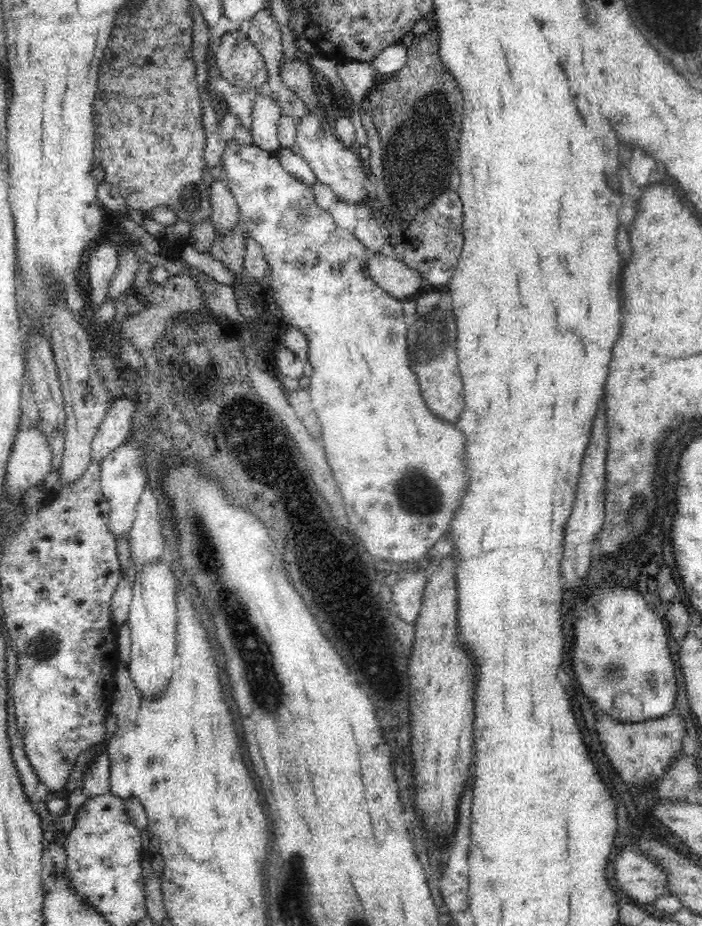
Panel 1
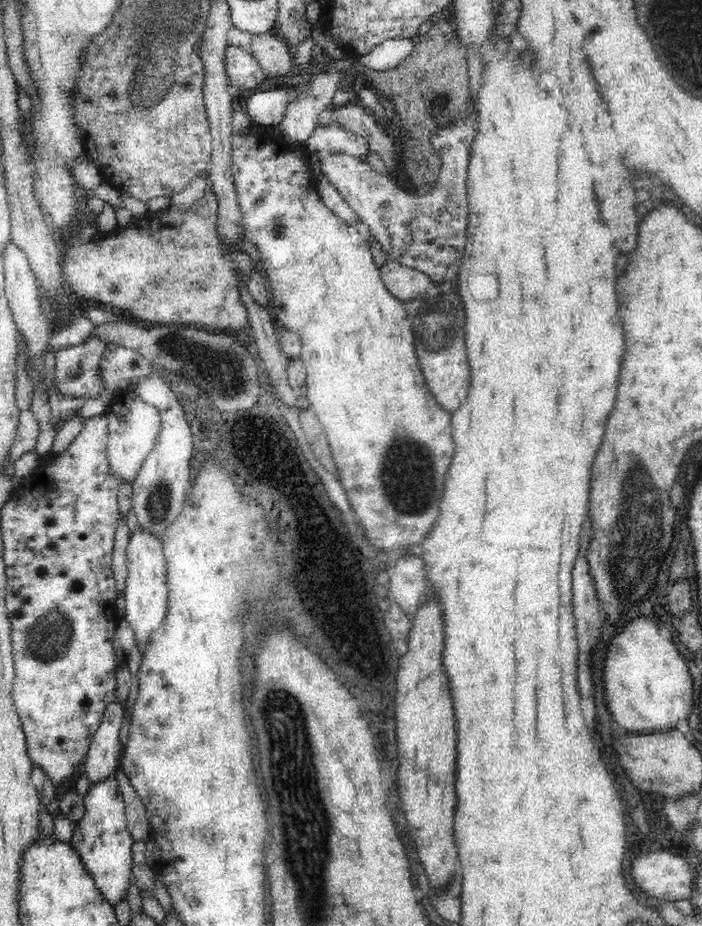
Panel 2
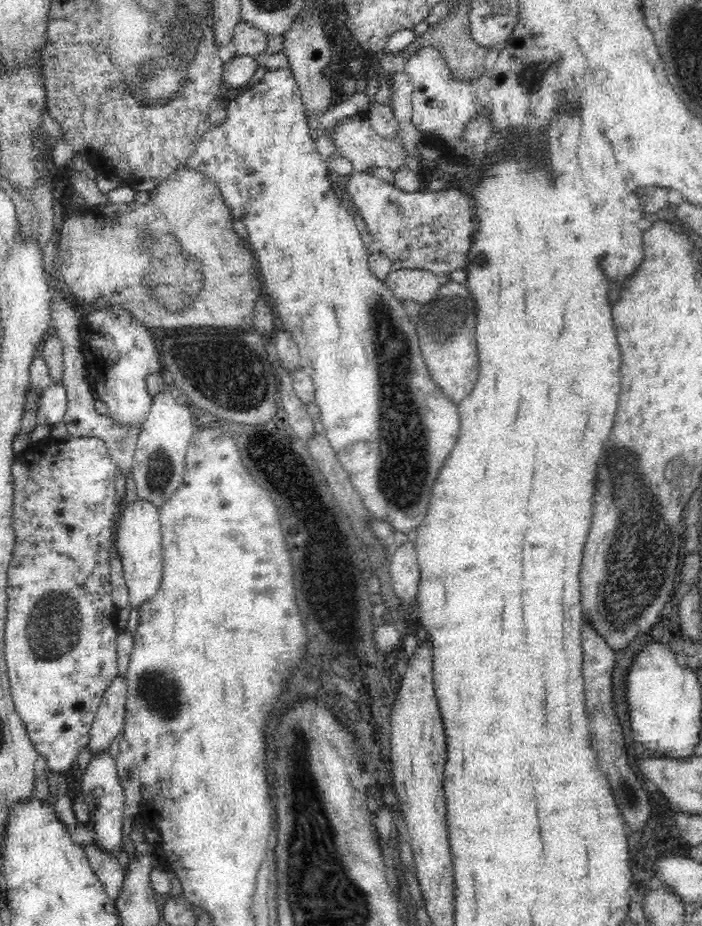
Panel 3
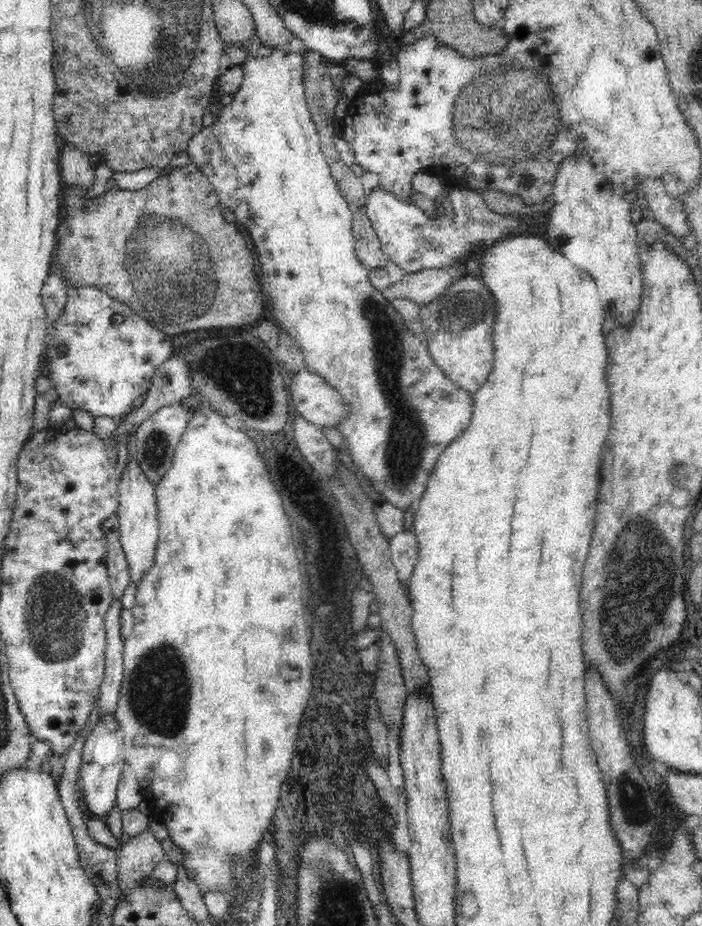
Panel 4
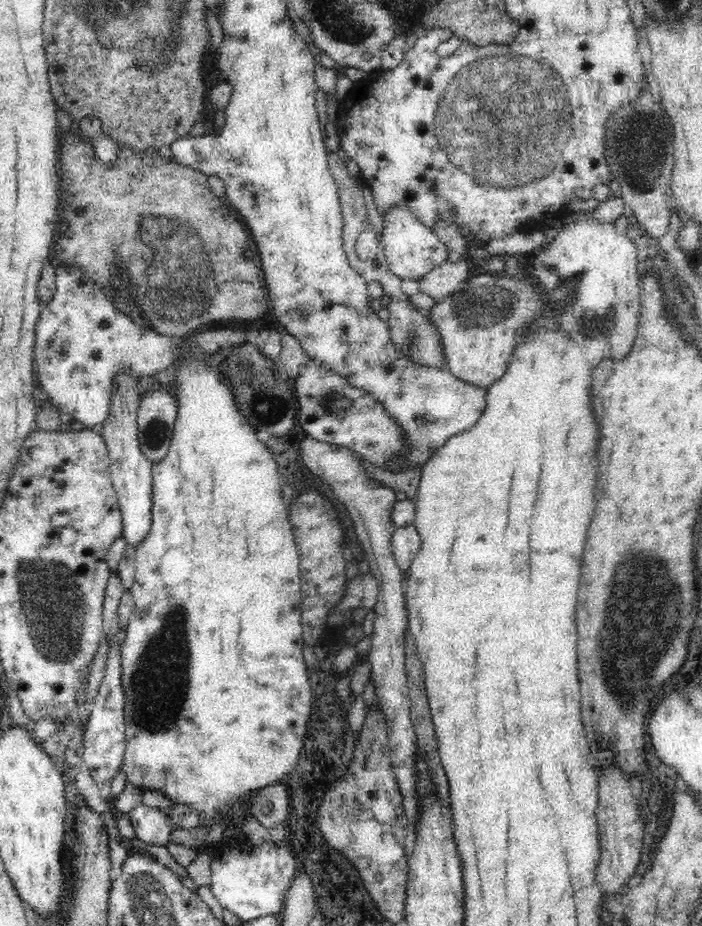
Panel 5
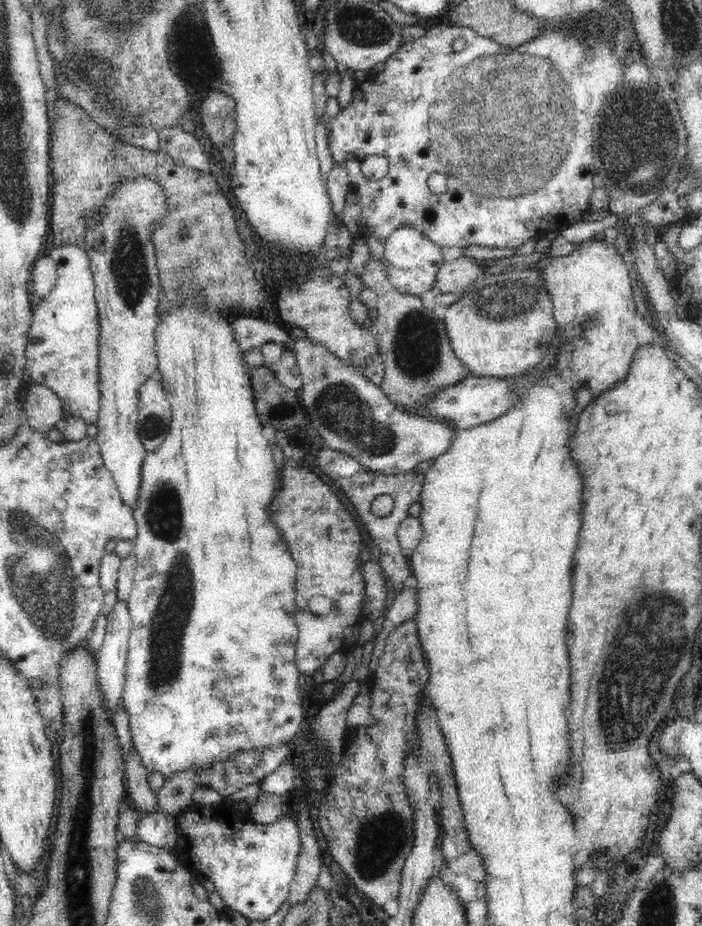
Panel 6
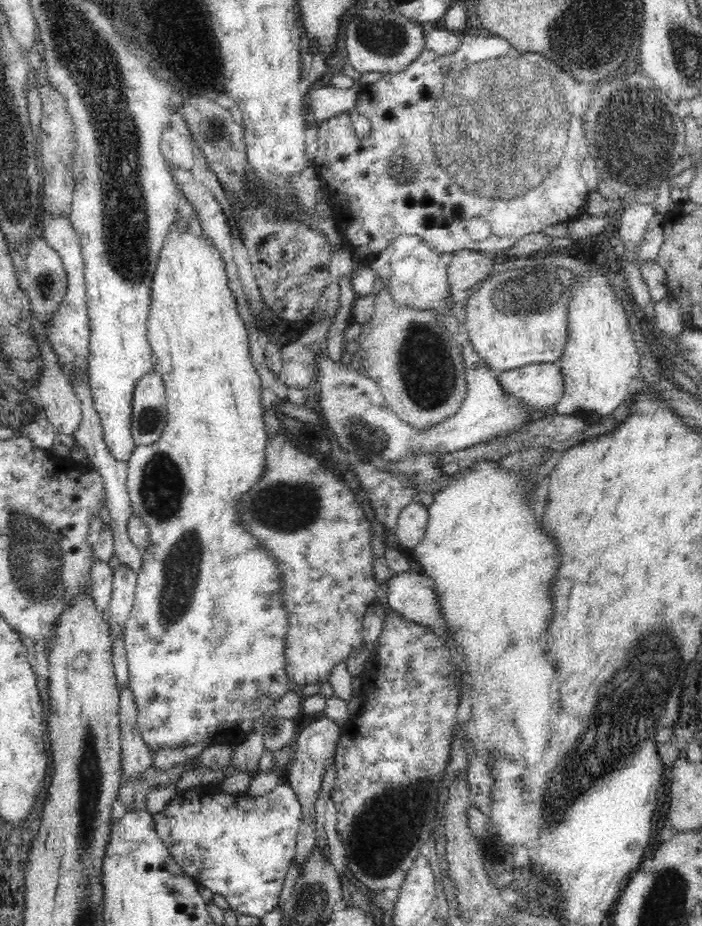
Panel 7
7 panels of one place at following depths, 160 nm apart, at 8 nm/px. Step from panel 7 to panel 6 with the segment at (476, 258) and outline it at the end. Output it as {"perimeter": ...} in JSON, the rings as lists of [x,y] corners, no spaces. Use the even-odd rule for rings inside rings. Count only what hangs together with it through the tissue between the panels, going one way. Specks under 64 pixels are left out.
{"perimeter":[[[459,257],[452,262],[443,262],[437,272],[432,294],[458,294],[470,288],[481,275],[478,262]]]}

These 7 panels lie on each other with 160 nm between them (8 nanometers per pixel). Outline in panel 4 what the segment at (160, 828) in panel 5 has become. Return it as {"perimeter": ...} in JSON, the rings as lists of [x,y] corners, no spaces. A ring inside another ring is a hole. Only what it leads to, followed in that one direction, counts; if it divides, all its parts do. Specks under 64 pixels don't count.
{"perimeter":[[[144,830],[130,837],[117,851],[119,866],[119,888],[124,890],[128,884],[140,884],[146,880],[156,864],[164,858],[161,842],[148,831]]]}

